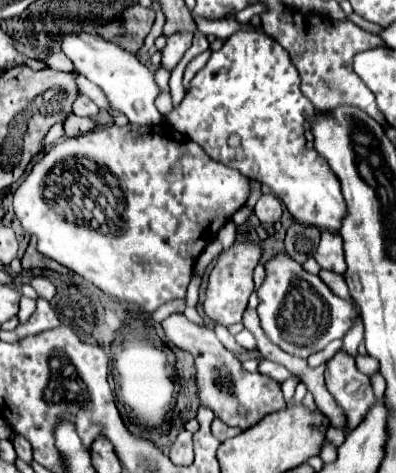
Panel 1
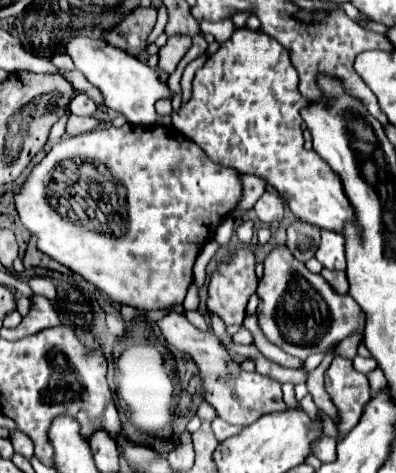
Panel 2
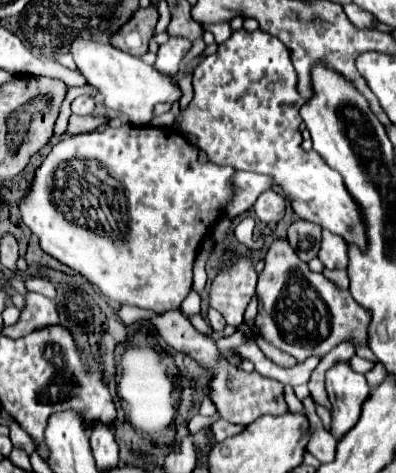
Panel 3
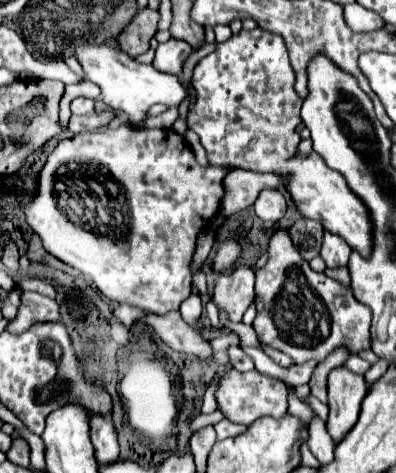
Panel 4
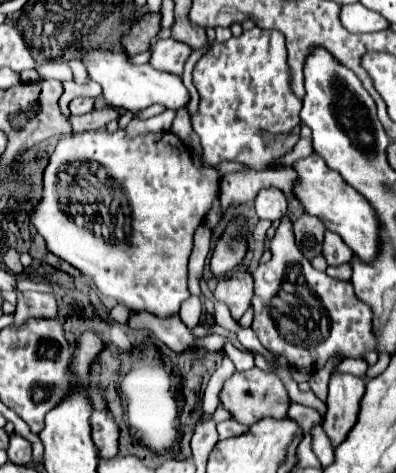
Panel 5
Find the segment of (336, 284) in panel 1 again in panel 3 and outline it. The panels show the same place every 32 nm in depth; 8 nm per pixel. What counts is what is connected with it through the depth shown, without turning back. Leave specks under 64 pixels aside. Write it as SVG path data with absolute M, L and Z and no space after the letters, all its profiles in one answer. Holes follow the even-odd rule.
M324 270L324 276L338 284L340 288L348 288L348 272L346 270Z

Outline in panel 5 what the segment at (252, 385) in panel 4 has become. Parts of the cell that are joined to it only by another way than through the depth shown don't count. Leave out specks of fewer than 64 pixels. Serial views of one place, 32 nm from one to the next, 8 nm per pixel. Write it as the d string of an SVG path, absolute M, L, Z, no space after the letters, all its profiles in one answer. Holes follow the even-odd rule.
M256 366L252 370L248 370L248 372L234 374L226 382L226 386L222 388L220 402L224 404L224 408L228 408L234 414L234 420L244 422L248 426L256 424L262 418L276 418L278 420L278 418L286 416L286 412L290 408L290 398L288 398L288 392L286 392L284 384L280 382L280 378L270 374L270 372L260 370Z

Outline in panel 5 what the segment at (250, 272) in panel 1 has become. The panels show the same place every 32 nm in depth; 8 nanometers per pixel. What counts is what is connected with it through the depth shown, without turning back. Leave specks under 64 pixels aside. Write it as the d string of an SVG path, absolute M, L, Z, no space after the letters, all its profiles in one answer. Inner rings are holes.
M238 270L228 278L220 278L212 294L216 300L226 302L232 312L232 318L238 320L248 310L252 298L252 276L246 274L244 270Z

